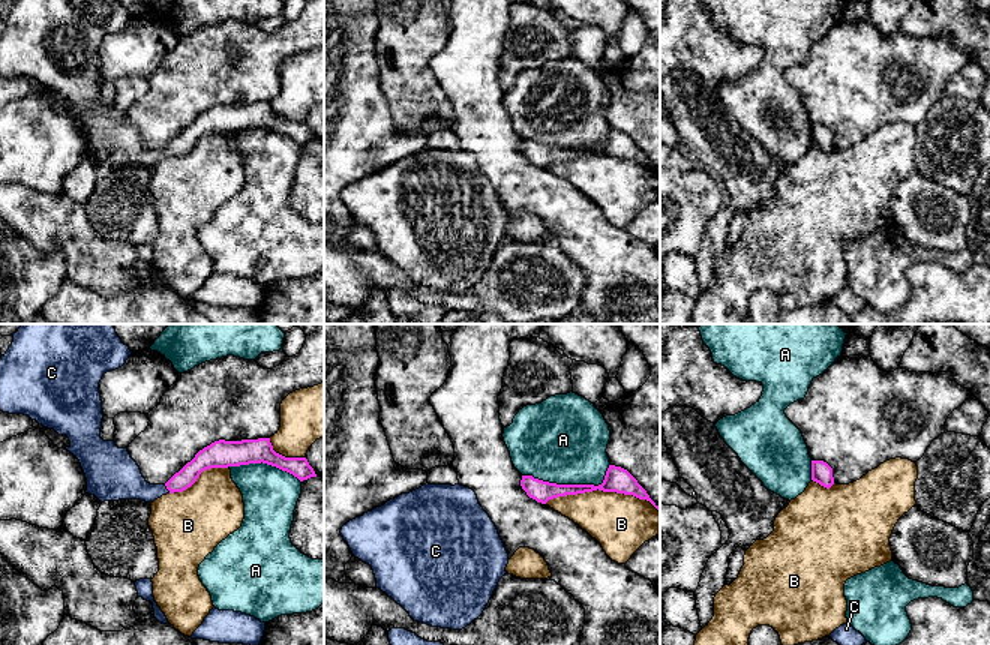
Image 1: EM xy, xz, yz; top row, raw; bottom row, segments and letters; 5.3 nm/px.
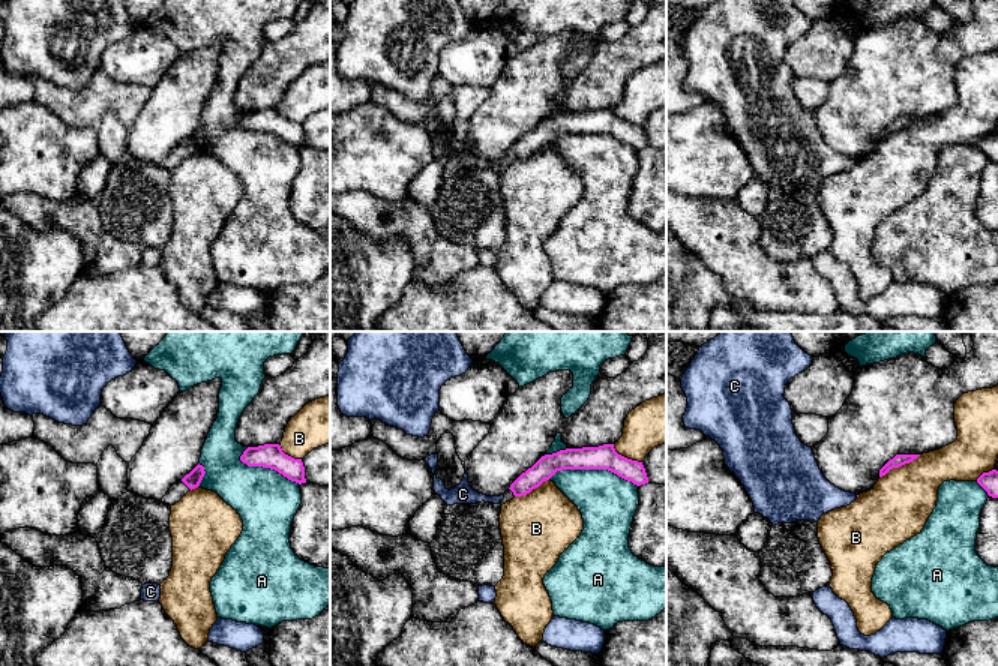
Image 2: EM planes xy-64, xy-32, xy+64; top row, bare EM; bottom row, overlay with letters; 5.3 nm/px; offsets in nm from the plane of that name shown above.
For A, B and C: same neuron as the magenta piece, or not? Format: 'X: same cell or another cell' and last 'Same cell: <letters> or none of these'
A: another cell
B: another cell
C: same cell
Same cell: C

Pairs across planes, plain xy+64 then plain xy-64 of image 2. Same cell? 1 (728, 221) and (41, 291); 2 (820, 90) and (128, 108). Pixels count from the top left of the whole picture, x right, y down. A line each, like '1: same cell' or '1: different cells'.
1: different cells
2: same cell

